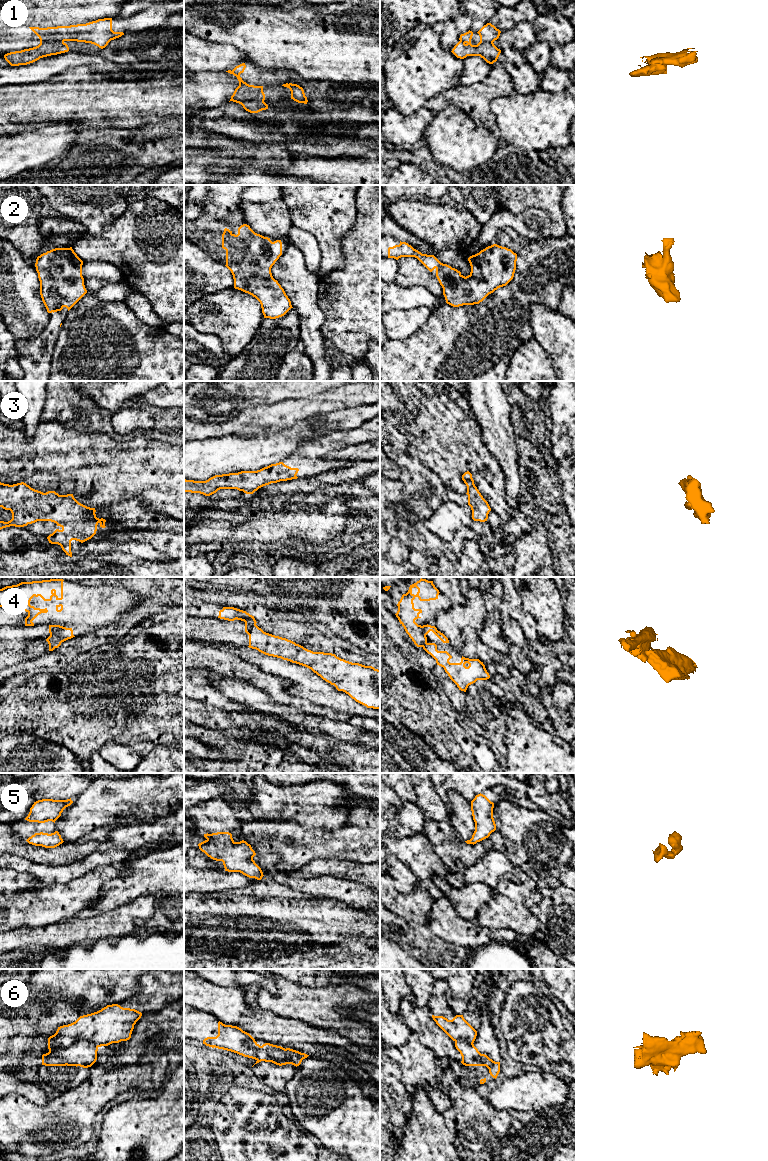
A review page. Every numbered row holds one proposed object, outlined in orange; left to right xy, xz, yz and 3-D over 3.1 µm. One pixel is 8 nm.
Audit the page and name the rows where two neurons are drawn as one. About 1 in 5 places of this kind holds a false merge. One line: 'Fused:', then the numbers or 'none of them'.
Fused: 1, 4, 6

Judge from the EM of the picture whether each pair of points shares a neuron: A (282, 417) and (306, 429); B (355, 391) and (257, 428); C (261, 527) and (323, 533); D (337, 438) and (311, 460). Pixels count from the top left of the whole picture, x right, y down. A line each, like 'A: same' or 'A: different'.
A: different
B: same
C: same
D: same

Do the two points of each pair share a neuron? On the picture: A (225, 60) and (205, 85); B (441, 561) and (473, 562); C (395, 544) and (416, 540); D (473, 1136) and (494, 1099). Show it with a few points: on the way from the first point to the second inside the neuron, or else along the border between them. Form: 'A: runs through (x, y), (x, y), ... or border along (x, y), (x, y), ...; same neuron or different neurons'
A: border along (225, 71), (194, 72); different neurons
B: runs through (449, 566), (465, 566); same neuron
C: border along (391, 536), (416, 550); different neurons
D: border along (486, 1100), (497, 1109), (508, 1111); different neurons

